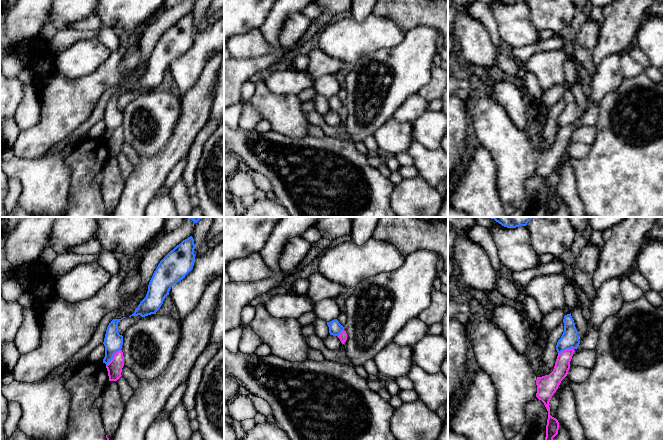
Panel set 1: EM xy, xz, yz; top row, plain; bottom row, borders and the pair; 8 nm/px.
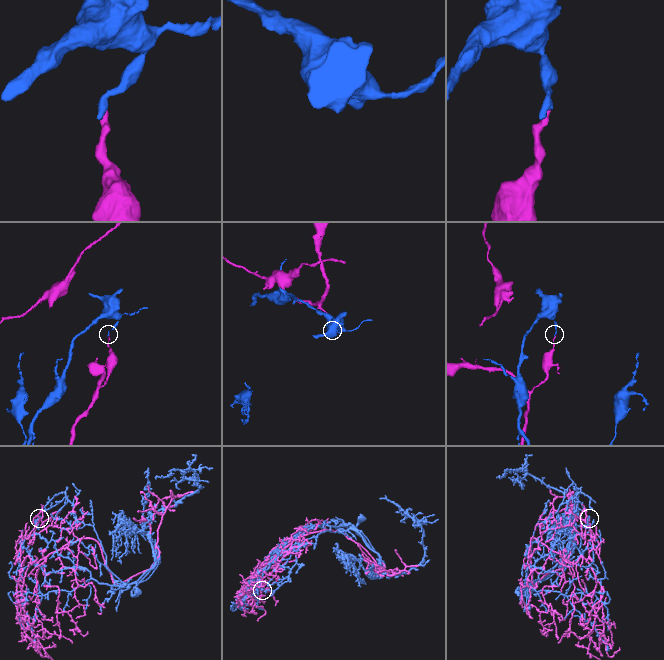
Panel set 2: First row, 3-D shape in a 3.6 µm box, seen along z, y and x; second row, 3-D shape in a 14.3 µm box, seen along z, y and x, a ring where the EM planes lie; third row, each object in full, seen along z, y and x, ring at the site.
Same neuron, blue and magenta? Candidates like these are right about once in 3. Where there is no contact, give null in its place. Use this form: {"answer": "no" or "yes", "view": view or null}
{"answer": "no", "view": "xy"}

